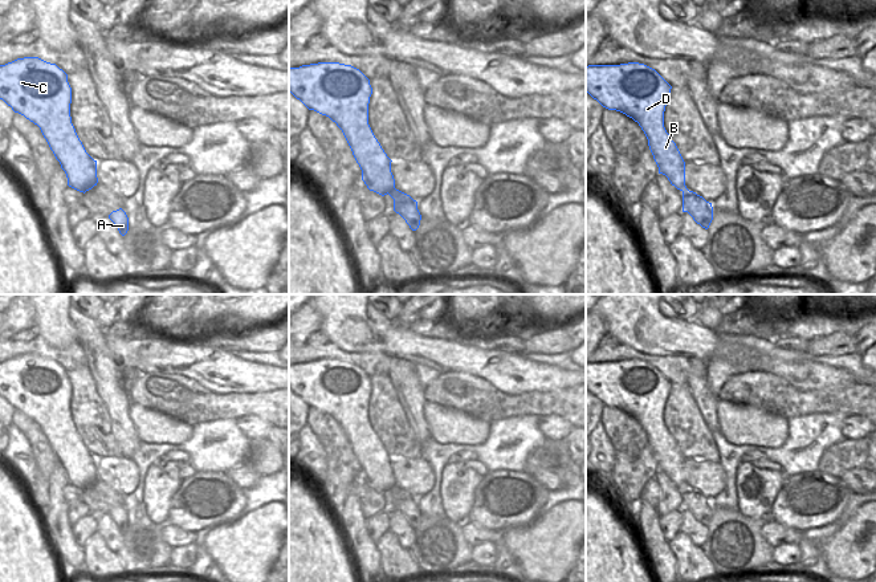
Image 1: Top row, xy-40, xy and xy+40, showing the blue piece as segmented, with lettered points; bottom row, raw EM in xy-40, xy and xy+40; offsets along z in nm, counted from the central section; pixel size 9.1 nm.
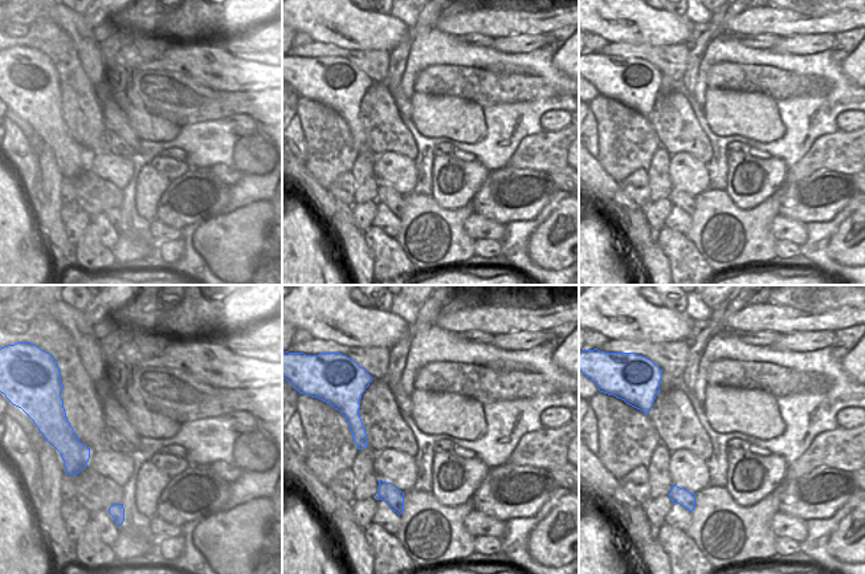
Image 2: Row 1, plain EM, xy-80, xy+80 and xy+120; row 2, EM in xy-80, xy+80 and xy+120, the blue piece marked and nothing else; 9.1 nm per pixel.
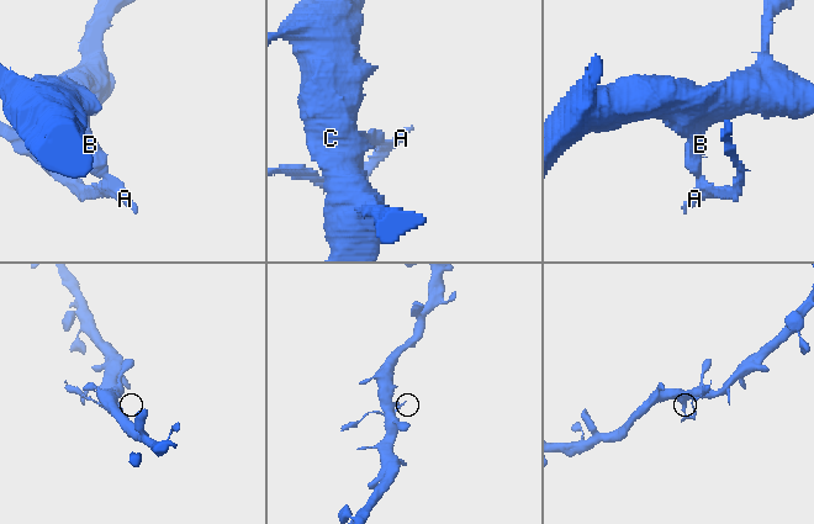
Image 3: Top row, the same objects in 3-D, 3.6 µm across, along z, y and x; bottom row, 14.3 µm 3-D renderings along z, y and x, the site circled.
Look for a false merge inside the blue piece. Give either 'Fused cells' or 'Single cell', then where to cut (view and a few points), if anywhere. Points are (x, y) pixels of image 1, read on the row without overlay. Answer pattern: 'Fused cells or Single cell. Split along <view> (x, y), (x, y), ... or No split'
Fused cells. Split along xy (395, 485), (388, 491)

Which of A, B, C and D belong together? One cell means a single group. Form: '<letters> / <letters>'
A / B C D

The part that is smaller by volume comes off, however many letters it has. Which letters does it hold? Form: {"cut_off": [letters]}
{"cut_off": ["A"]}

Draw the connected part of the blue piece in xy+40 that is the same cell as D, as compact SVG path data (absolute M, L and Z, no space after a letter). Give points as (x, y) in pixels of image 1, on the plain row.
M644 361L586 363L586 388L603 404L620 408L637 419L648 436L659 471L665 472L677 487L689 488L685 483L685 459L664 424L664 408L671 386L672 383L655 366Z

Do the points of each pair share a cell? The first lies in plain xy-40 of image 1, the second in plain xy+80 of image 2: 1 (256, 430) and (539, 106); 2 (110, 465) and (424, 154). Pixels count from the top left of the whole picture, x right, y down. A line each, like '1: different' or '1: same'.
1: different
2: different

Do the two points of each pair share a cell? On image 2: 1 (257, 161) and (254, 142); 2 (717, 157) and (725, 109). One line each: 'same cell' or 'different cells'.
1: same cell
2: different cells

